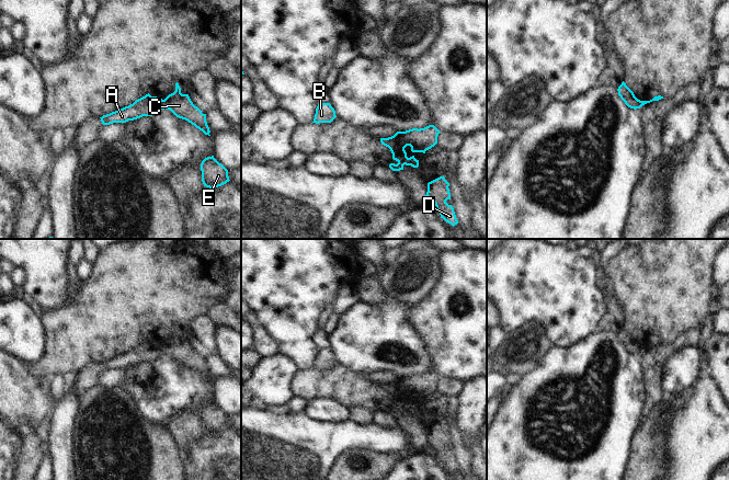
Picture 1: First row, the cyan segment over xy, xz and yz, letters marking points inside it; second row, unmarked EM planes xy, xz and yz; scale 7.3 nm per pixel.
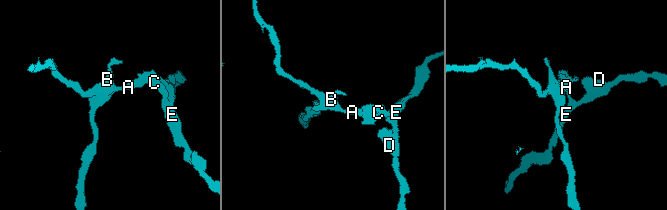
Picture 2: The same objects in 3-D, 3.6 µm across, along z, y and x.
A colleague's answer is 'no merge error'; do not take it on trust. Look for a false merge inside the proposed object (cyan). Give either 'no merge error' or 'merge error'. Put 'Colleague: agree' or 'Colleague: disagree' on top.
Colleague: disagree
merge error

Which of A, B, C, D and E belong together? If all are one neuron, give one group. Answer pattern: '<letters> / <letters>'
A B / C D E

